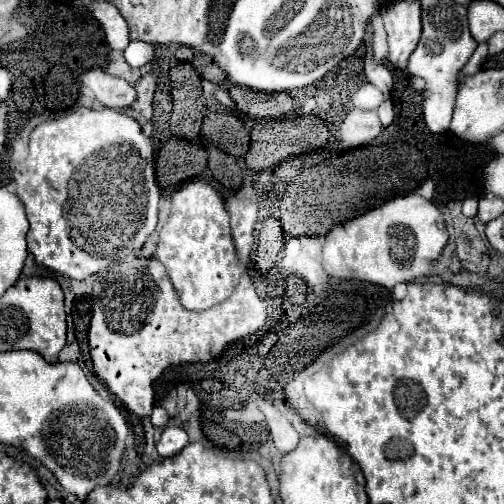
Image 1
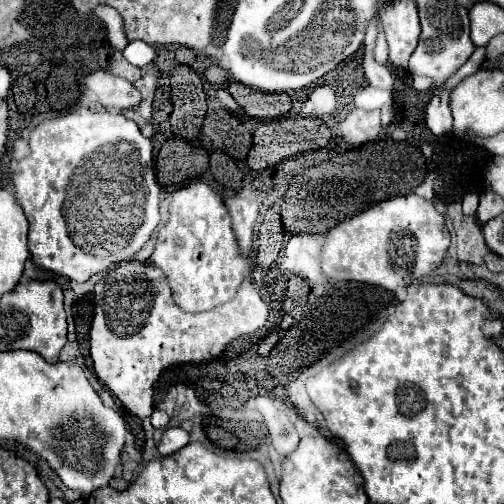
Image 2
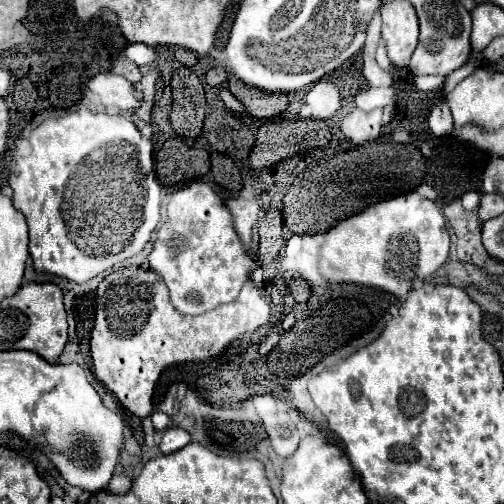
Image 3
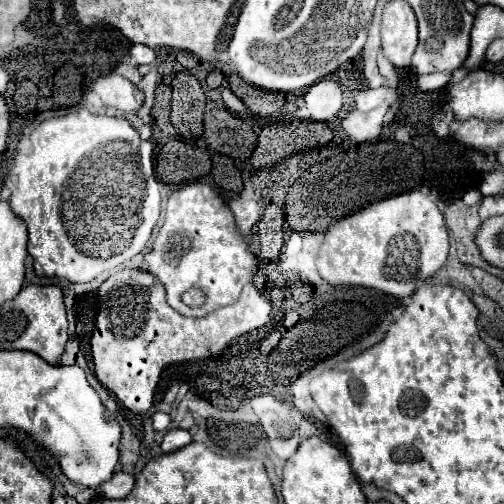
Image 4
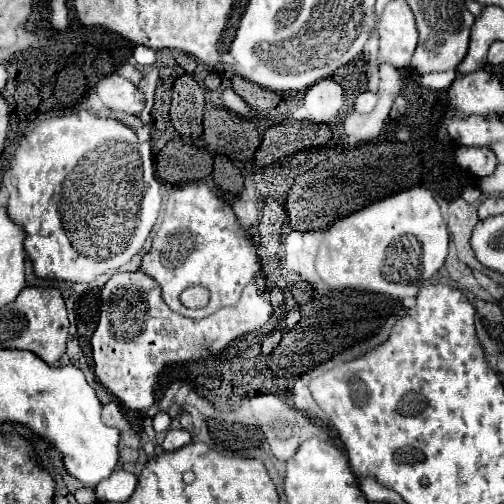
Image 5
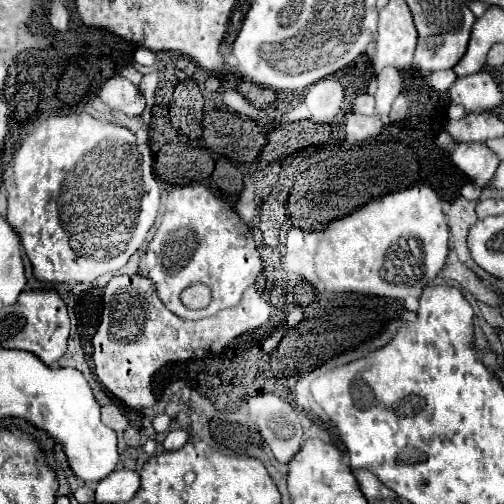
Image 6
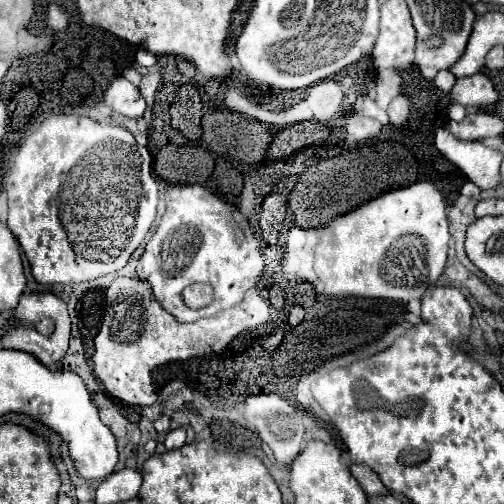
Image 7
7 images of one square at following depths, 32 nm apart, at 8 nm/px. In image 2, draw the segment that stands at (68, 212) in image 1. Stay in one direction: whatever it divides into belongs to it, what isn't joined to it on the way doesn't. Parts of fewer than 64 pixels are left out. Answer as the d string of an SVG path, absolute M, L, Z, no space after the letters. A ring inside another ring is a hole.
M78 108L72 114L38 124L30 134L30 148L30 156L16 162L12 184L16 202L30 224L28 250L38 268L76 282L86 282L90 276L142 250L160 220L158 202L162 186L154 174L152 142L142 136L134 120L122 114Z

